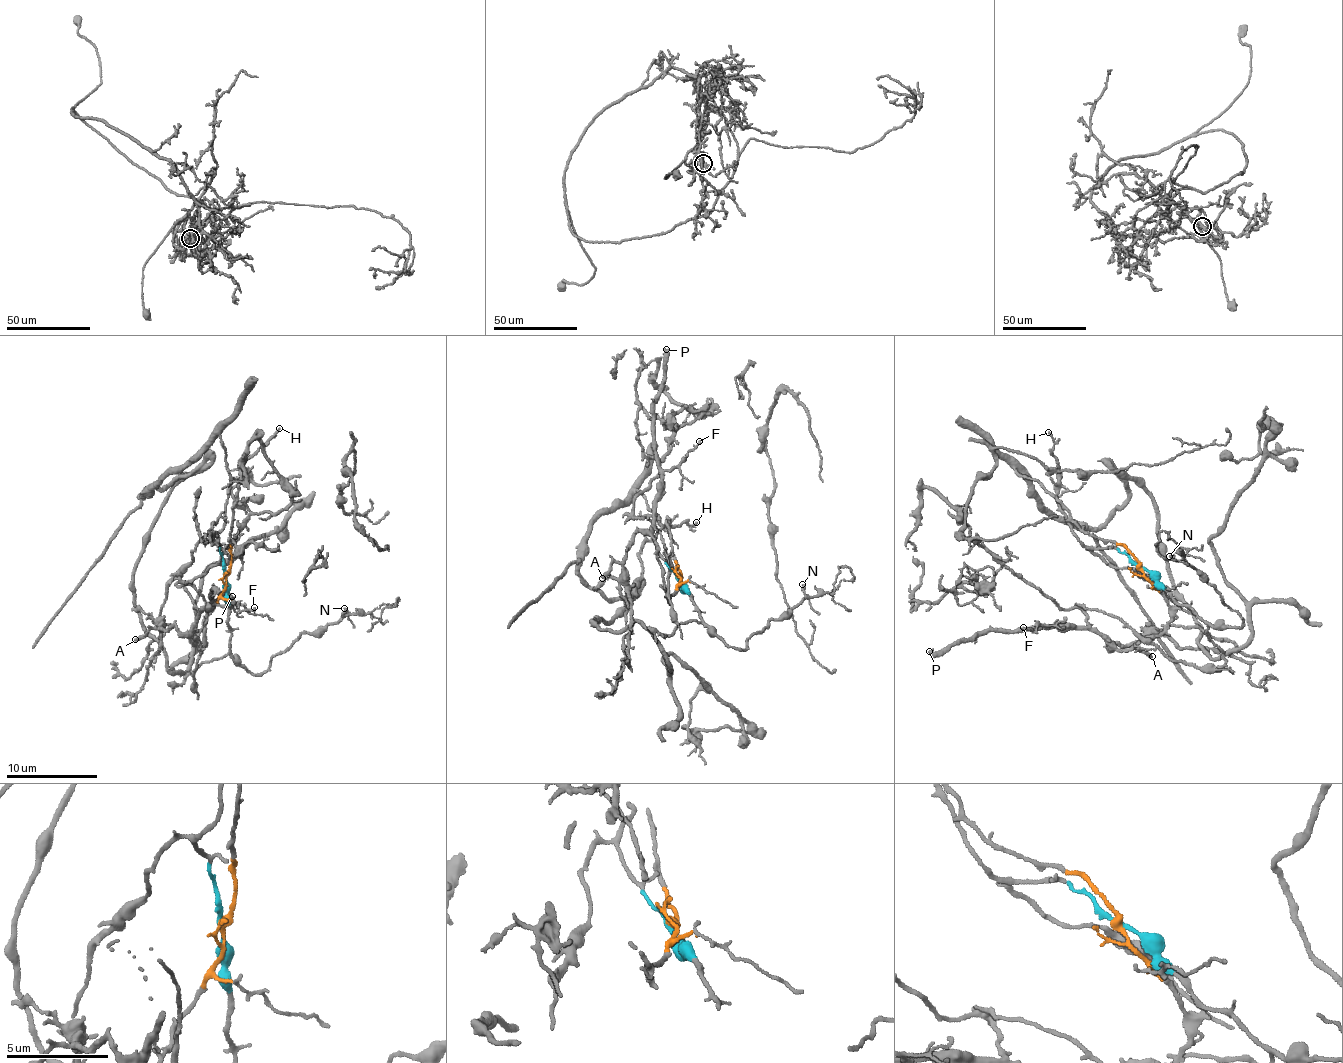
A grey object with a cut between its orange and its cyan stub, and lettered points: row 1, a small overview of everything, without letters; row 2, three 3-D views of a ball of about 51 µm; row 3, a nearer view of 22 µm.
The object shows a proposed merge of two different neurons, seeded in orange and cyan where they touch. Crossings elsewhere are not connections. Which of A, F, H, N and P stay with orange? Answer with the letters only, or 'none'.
A, F, H, P

